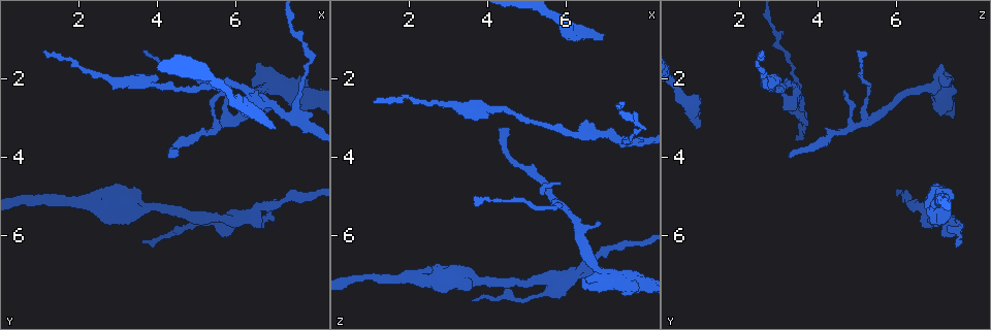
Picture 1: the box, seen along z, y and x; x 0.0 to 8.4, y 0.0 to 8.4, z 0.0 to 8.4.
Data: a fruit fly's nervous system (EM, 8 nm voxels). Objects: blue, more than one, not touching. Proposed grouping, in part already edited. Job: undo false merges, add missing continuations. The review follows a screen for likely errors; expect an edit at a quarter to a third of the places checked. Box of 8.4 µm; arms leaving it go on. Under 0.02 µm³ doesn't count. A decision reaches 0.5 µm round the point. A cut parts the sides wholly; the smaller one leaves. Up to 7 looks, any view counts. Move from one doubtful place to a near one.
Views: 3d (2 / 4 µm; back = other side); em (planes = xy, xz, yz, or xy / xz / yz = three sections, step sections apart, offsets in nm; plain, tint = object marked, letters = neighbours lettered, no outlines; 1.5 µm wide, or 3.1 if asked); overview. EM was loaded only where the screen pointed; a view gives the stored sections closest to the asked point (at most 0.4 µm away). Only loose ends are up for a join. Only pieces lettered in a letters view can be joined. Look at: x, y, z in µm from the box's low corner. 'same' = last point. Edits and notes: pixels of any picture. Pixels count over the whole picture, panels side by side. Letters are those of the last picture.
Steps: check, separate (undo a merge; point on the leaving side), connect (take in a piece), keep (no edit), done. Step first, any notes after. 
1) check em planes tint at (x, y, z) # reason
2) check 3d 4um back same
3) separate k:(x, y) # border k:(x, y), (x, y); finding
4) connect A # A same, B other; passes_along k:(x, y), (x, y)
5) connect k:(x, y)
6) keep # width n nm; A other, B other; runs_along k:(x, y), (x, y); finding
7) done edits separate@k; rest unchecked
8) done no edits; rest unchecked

check em planes letters at (6.85, 2.75, 5.75) # an open end

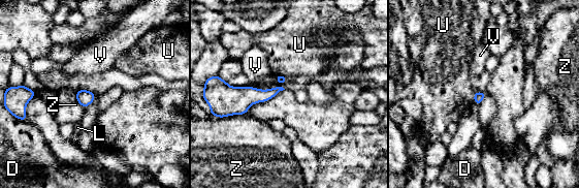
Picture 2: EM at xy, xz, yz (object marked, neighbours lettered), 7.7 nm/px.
keep # D other, L other, U other, V other, Z other; border 2:(475, 92), (473, 101); none of them fits

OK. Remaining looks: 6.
check em planes letters at (3.10, 2.05, 2.65)

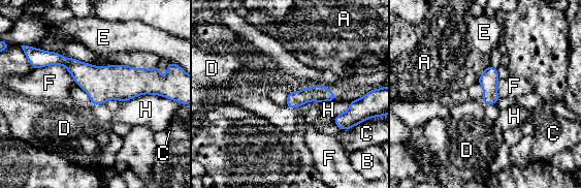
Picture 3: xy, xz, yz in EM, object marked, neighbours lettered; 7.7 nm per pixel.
keep # A other, B other, C other, D other, E other, F other, H other; runs_along 3:(60, 61), (97, 82), (182, 82); one cell here

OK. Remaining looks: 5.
check em planes letters at (3.60, 6.25, 7.65) # tapers out

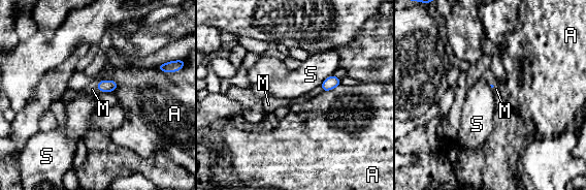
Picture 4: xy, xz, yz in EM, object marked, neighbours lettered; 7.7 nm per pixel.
connect M # longest_contact A 140 nm; A other, M same, S other; the cell continues

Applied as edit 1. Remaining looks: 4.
done edits connect@4; rest unchecked

